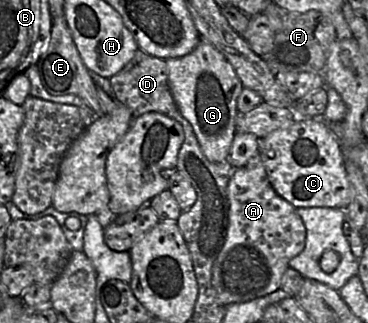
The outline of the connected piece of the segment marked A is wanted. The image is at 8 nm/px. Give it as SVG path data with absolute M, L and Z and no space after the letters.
M260 156L235 171L228 183L229 227L223 249L212 269L212 286L220 304L228 307L267 296L280 290L289 261L300 254L306 244L306 228L297 209L280 197L269 182Z

